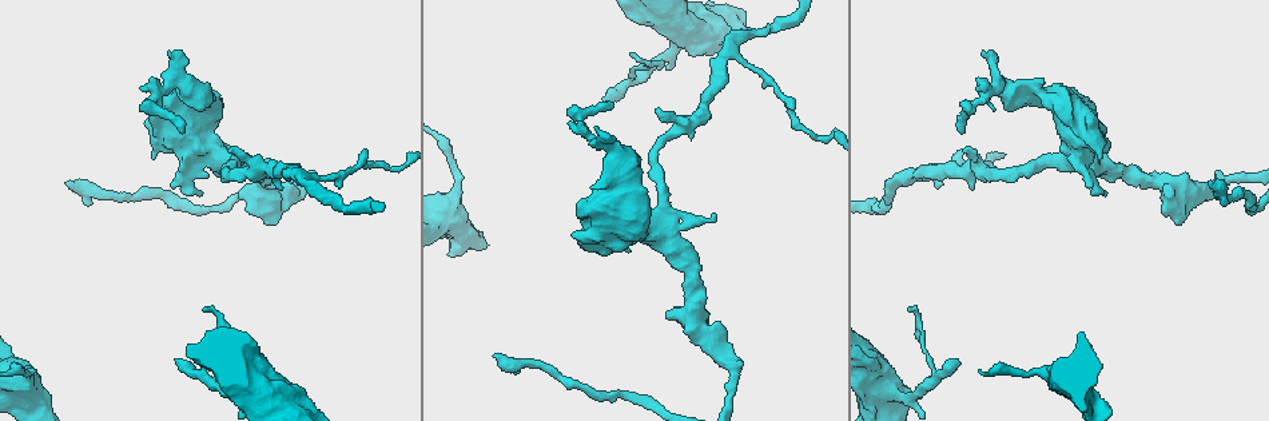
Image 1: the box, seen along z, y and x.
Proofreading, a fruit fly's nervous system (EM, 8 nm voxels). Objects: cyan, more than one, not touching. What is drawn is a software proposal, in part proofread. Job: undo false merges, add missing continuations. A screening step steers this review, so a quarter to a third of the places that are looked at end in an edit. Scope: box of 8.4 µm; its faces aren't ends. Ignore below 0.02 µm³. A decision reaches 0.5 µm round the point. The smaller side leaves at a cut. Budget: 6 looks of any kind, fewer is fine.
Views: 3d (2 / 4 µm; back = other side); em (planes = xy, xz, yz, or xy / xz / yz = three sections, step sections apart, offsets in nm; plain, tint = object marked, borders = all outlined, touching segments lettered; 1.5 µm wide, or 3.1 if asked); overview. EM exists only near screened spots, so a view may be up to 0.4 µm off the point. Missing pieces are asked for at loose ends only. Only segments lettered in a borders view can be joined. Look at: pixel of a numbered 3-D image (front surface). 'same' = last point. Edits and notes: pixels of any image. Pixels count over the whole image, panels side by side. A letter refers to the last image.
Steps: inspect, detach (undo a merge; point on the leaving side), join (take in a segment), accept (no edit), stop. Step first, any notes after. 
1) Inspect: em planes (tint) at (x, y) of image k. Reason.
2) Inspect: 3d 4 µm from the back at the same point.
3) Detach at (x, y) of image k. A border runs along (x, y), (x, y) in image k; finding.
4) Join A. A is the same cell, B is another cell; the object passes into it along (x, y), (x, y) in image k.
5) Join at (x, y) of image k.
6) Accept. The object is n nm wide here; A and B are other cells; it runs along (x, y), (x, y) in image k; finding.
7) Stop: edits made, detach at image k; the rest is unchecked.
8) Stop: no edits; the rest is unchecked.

Inspect: 3d 4 µm at (178, 364) of image 1. Free end.

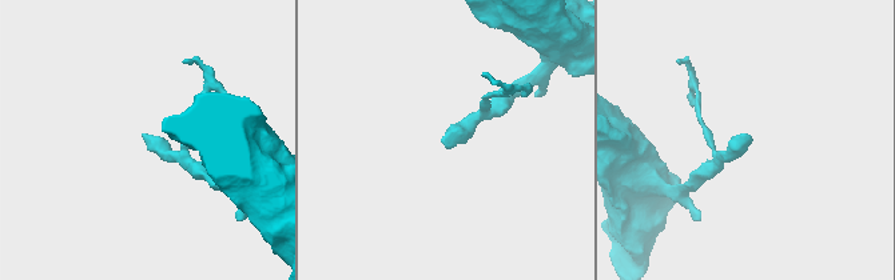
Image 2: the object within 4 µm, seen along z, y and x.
Inspect: em xz step 4 (tint) at (446, 144) of image 2.

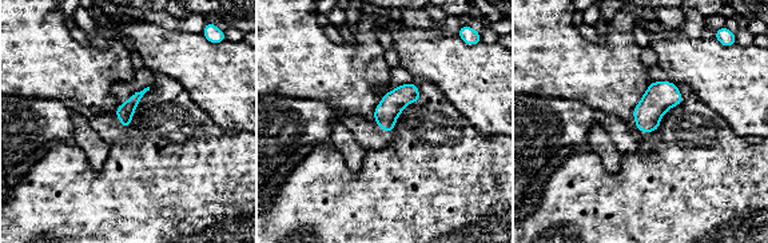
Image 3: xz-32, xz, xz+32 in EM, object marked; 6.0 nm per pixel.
Inspect: em planes (borders) at the same point.

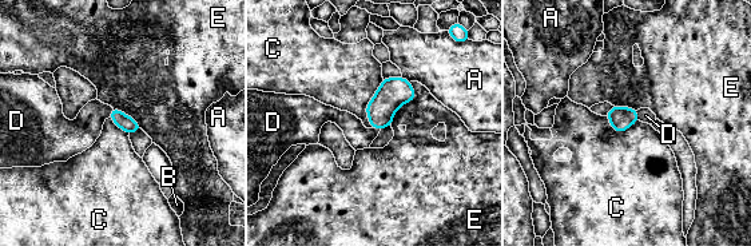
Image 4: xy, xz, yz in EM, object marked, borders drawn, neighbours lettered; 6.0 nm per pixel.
Join D. The longest contact is with C, 320 nm; D is the same cell, A, B, C and E are other cells; the object passes into it along (622, 118), (638, 115), (646, 115) in image 4; it goes on there.

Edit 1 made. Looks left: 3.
Inspect: 3d 4 µm at (303, 176) of image 1.

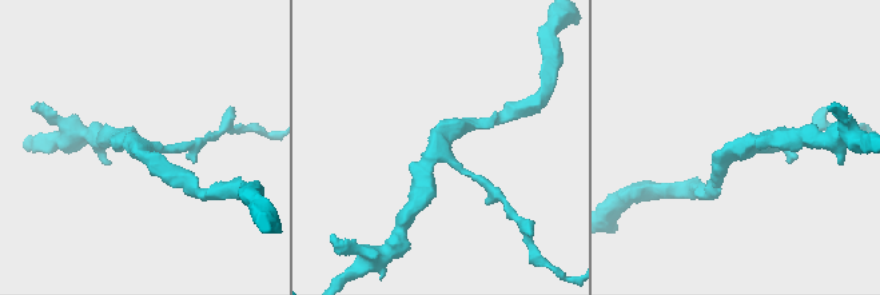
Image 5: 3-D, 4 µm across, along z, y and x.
Inspect: em planes (borders) at (139, 143) of image 5. 3 arms meet here; shape alone is not enough.

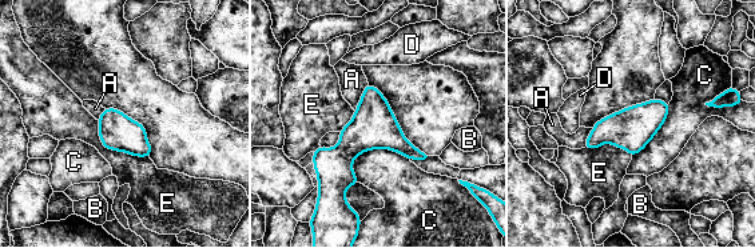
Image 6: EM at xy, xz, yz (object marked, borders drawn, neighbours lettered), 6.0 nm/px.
Accept. The longest contact is with E, 400 nm; A, B, C, D and E are other cells; continuous, no second cell.

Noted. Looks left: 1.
Stop: edits made, join at image 4; the rest is unchecked.

